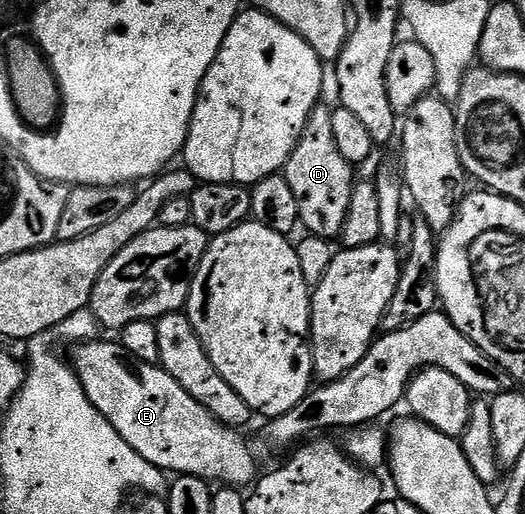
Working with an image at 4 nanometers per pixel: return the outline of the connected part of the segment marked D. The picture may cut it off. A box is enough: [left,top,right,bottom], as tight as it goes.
[285,105,357,239]

